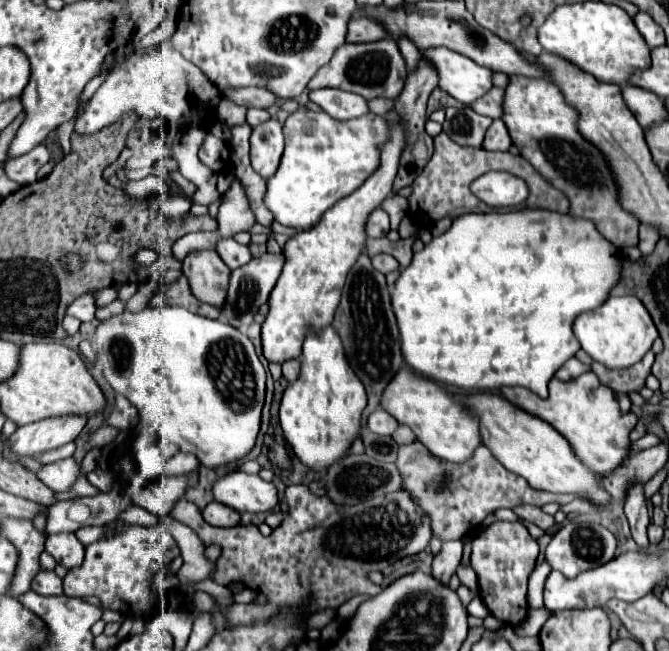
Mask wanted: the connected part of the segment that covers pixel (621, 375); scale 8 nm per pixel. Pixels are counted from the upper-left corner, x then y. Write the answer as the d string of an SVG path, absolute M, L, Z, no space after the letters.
M649 352L639 364L625 368L625 370L611 370L605 368L603 364L593 362L591 370L597 374L599 382L607 388L611 388L615 394L631 394L631 392L639 392L645 386L645 378L651 374L651 366L653 366L653 352Z

